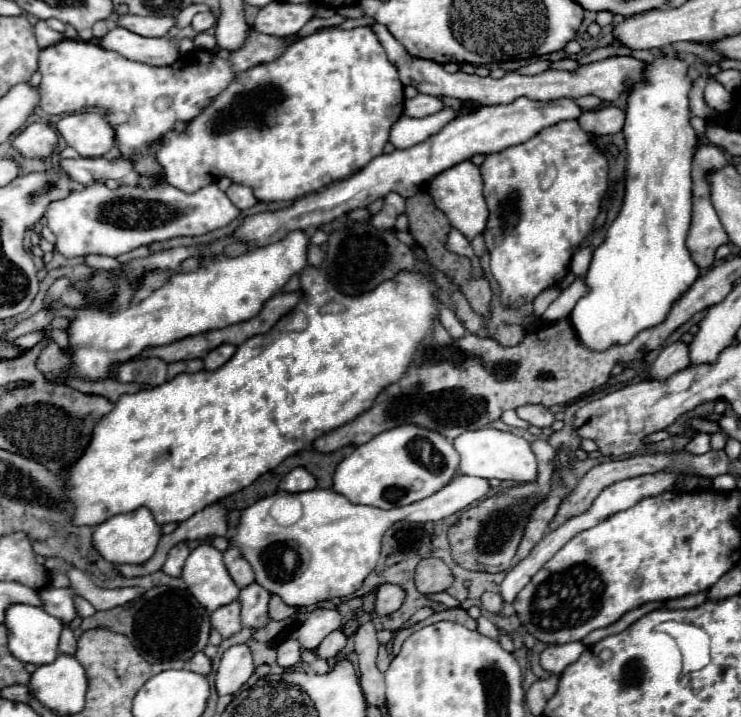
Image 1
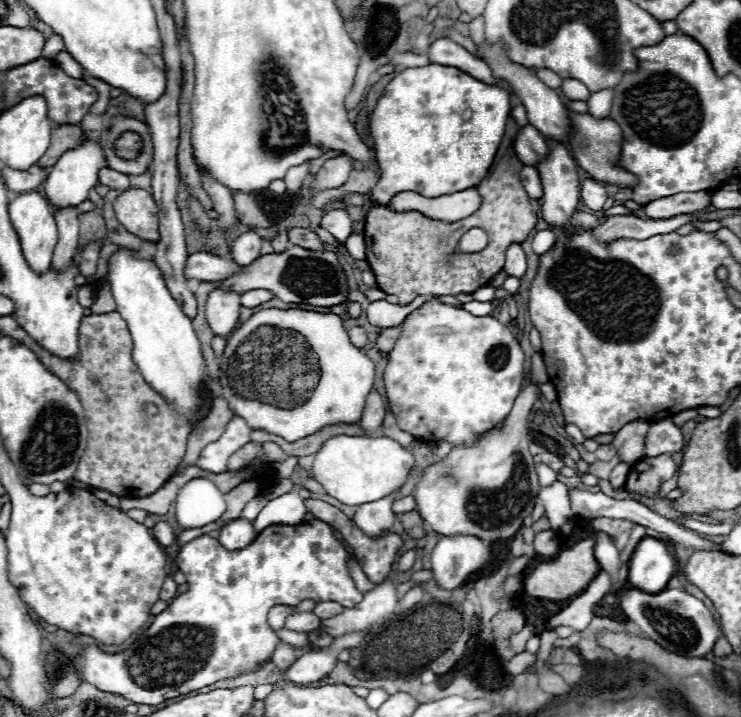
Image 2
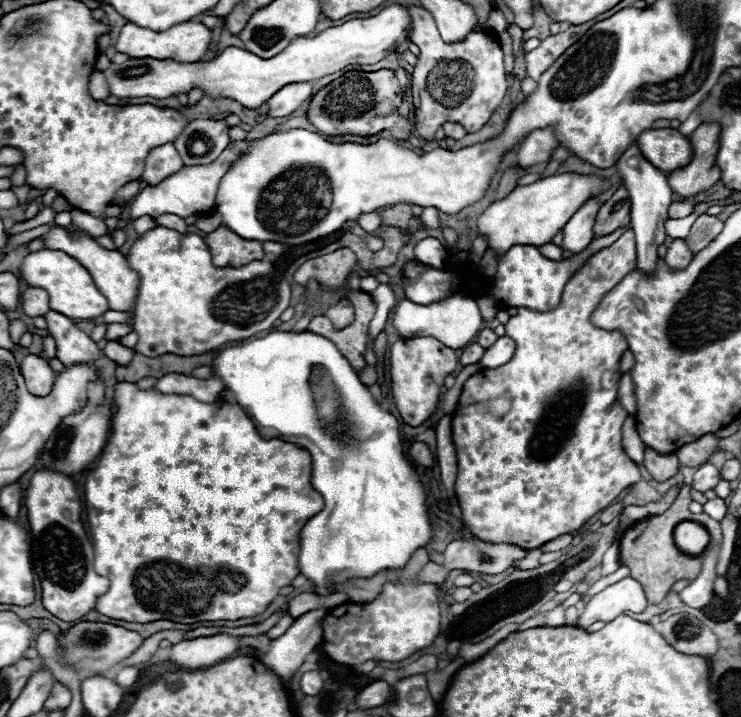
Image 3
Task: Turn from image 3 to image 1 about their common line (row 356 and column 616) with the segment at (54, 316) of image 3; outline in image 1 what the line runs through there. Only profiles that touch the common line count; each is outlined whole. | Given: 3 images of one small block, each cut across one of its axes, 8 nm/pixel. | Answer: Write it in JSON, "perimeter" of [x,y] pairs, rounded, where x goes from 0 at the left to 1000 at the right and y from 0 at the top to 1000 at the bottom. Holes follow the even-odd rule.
{"perimeter":[[[502,33],[499,36],[505,42],[505,47],[510,50],[510,56],[516,59],[526,86],[534,92],[540,112],[545,120],[559,120],[564,128],[570,131],[580,131],[580,134],[610,134],[610,137],[621,137],[621,139],[637,139],[642,145],[650,148],[669,148],[669,145],[688,145],[702,134],[710,134],[715,139],[753,139],[753,137],[783,137],[791,131],[802,131],[810,139],[826,142],[831,139],[839,128],[848,128],[848,123],[866,112],[866,98],[869,98],[869,86],[850,81],[850,78],[826,78],[821,84],[812,86],[799,86],[791,92],[783,92],[772,100],[750,100],[750,98],[737,98],[731,103],[723,106],[704,106],[699,100],[683,100],[680,109],[667,112],[667,109],[648,109],[642,103],[626,103],[626,100],[615,100],[615,103],[605,103],[596,89],[583,86],[583,84],[570,84],[570,81],[559,81],[556,75],[548,73],[548,67],[524,45],[521,36],[516,33]]]}

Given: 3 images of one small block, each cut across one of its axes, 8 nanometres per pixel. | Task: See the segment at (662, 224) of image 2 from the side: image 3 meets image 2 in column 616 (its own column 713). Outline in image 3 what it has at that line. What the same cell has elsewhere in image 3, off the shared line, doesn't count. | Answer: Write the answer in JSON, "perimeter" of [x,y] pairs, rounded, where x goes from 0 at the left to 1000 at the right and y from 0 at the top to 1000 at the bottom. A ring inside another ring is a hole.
{"perimeter":[[[947,298],[931,318],[931,326],[926,332],[926,340],[931,343],[931,349],[939,354],[947,346],[953,346],[972,324],[974,324],[977,310],[969,301],[953,301]]]}

